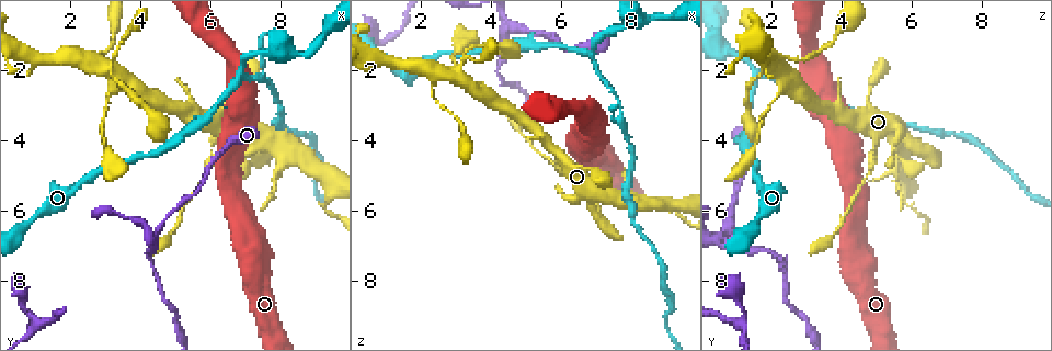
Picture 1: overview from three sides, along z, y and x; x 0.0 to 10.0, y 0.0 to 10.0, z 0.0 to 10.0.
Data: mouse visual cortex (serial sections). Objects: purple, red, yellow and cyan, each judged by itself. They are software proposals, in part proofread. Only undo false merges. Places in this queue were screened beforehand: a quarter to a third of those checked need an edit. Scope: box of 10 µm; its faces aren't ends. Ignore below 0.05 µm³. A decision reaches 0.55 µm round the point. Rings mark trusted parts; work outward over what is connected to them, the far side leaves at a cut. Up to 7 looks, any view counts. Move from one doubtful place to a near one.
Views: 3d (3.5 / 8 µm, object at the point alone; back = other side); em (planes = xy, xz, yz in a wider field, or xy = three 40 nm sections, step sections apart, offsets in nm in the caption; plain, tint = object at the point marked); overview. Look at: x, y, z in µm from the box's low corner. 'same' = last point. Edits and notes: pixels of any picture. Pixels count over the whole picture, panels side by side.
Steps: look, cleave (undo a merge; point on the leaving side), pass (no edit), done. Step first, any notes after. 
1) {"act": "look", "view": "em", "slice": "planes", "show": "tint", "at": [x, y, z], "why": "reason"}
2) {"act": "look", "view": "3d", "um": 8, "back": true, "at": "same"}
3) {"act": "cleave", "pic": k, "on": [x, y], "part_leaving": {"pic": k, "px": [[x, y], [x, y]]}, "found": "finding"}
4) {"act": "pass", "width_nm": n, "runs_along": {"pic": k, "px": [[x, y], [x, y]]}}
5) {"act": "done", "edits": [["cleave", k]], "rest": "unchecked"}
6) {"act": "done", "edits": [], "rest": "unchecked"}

{"act": "look", "view": "3d", "um": 3.5, "back": true, "at": [6.65, 5.15, 4.35], "why": "two arms at a narrow angle"}

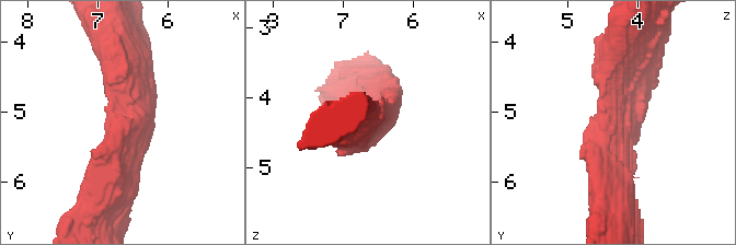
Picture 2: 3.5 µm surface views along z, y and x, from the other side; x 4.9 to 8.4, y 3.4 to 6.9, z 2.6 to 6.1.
{"act": "look", "view": "em", "slice": "planes", "show": "tint", "at": [6.65, 5.15, 4.45]}

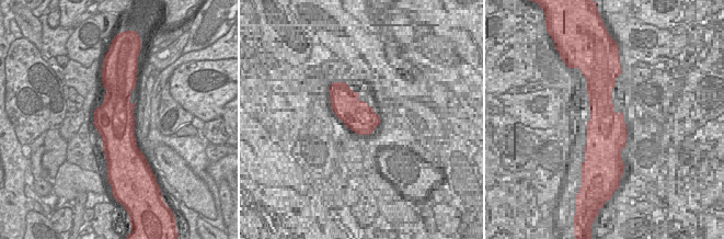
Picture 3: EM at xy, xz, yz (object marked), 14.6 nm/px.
{"act": "pass", "runs_along": {"pic": 2, "px": [[108, 194], [123, 153], [123, 49]]}, "found": "one cell here"}

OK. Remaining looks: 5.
{"act": "look", "view": "3d", "um": 8, "at": [4.70, 6.35, 0.85], "why": "abrupt turn"}

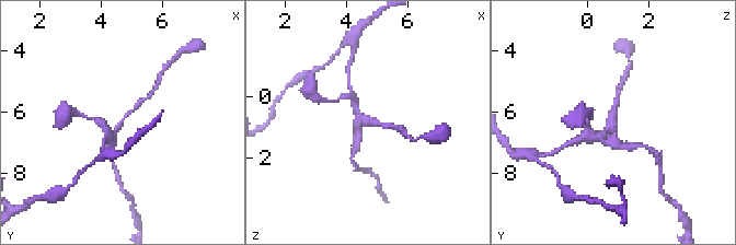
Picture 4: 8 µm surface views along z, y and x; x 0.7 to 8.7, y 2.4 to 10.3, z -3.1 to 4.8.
{"act": "look", "view": "3d", "um": 3.5, "at": "same", "why": "closer look"}

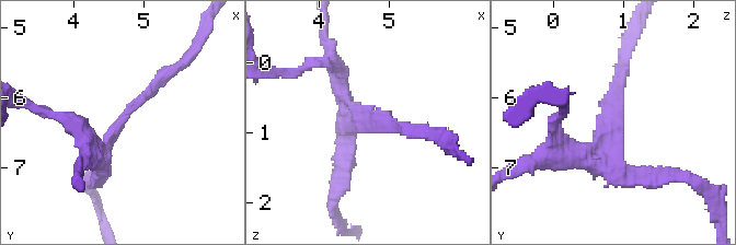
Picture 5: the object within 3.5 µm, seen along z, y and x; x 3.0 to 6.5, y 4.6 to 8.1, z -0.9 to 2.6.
{"act": "look", "view": "em", "slice": "xy", "step": 3, "show": "tint", "at": [4.65, 6.40, 0.85], "arms": 3, "arm_widths_nm": [200, 200, 200], "why": "now the EM"}

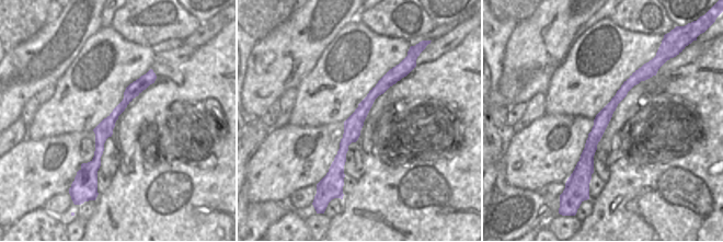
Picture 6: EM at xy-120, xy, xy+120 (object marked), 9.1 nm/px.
{"act": "pass", "width_nm": 170, "runs_along": {"pic": 6, "px": [[393, 73], [364, 106], [333, 170]]}, "found": "continuous, no second cell"}

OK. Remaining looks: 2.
{"act": "look", "view": "3d", "um": 3.5, "at": [2.35, 1.65, 2.35], "why": "small branch off a trunk"}

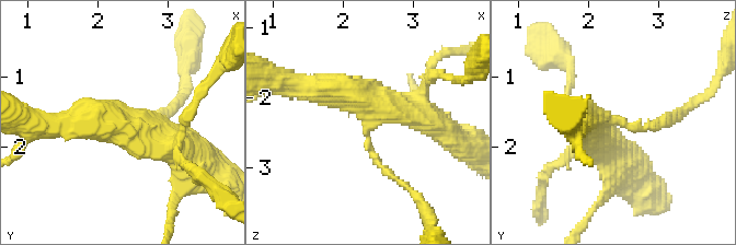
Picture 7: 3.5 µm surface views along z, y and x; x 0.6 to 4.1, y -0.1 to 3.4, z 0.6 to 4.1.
{"act": "pass", "arm_widths_nm": [150, 450, 450], "runs_along": {"pic": 7, "px": [[423, 116], [369, 113], [366, 143], [393, 177]]}, "found": "continuous, no second cell"}

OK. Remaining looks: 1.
{"act": "done", "edits": [], "rest": "unchecked"}

